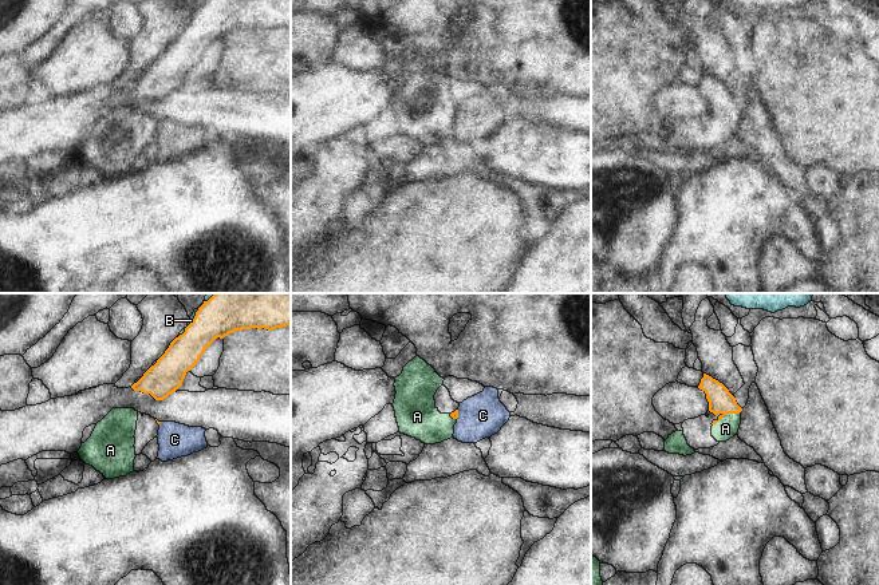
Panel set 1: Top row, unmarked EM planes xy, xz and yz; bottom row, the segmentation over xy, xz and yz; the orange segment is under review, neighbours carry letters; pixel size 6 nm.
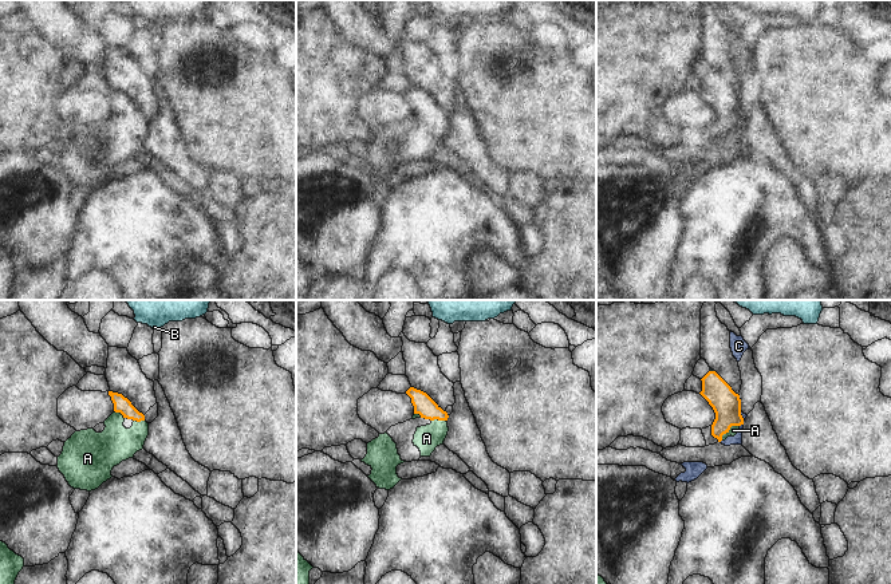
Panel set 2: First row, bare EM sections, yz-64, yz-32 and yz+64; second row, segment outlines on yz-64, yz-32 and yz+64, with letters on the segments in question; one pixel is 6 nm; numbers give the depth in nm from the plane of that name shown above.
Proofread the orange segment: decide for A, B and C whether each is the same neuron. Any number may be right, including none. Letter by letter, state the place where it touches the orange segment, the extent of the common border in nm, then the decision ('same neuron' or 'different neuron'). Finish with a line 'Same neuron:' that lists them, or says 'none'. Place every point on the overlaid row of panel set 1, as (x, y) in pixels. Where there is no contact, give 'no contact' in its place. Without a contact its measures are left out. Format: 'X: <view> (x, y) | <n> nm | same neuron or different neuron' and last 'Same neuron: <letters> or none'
A: yz (726, 414) | 190 nm | same neuron
B: xy (196, 315) | 160 nm | different neuron
C: xz (457, 414) | 60 nm | different neuron
Same neuron: A

